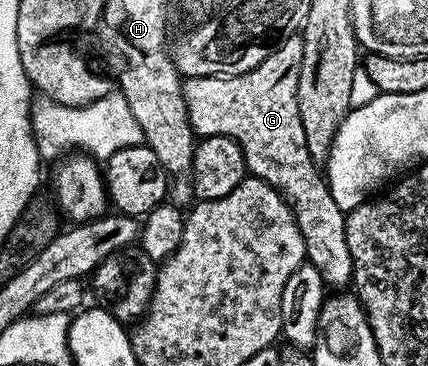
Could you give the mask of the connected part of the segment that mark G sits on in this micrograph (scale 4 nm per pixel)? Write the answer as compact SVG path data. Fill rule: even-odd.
M300 36L292 37L283 44L257 69L240 73L234 77L191 77L184 82L187 115L198 138L230 137L239 143L245 156L245 168L252 176L266 181L272 189L284 197L285 202L293 210L299 231L303 235L305 255L308 264L323 275L326 286L345 287L353 280L353 264L351 263L351 247L347 247L347 231L345 215L339 203L331 199L326 178L322 170L314 165L307 151L307 139L303 139L303 123L299 119L299 103L297 88L299 87L299 67L303 63L303 43Z

